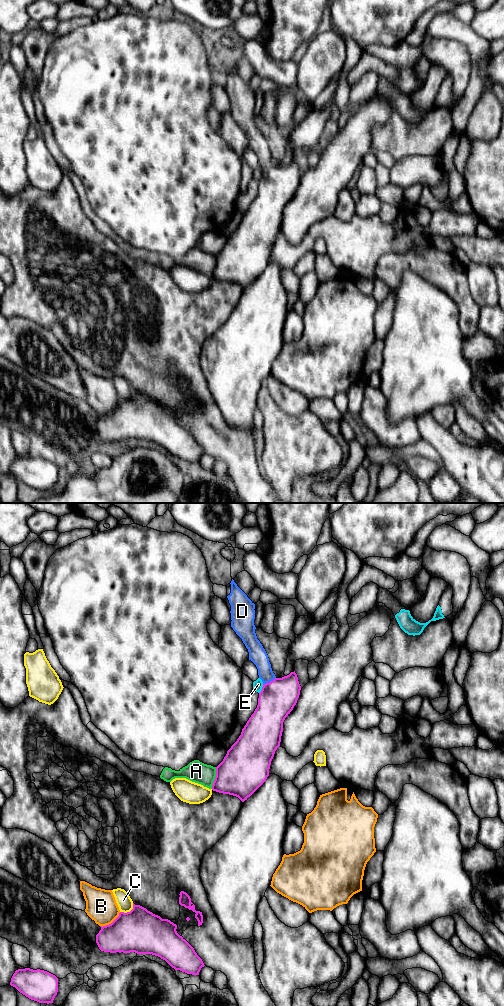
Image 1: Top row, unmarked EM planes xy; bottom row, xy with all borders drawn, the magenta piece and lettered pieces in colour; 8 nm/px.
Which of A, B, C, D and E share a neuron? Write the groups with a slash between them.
A / B / C / D / E

